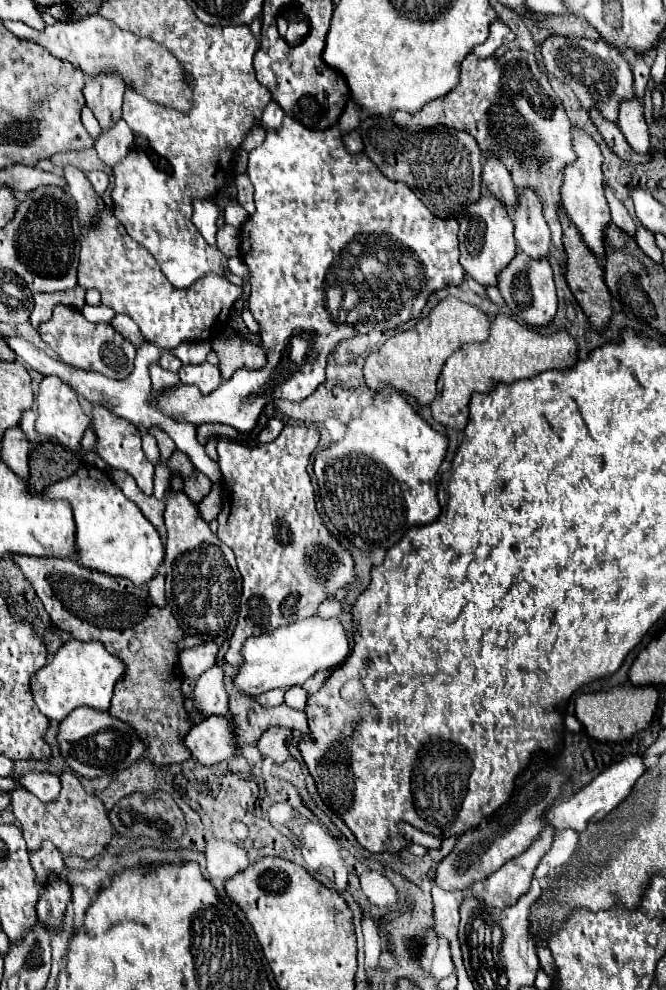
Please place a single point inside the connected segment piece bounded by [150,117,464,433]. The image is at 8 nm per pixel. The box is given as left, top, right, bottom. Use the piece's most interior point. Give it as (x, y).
(314, 200)

